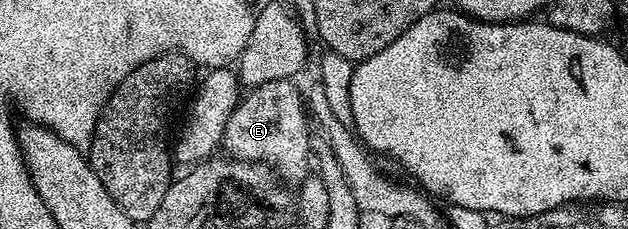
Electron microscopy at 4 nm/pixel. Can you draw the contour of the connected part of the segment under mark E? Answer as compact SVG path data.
M292 80L271 81L249 88L241 96L226 123L222 149L238 161L263 161L272 166L281 178L300 179L309 172L313 134L308 134L310 114L298 87Z

